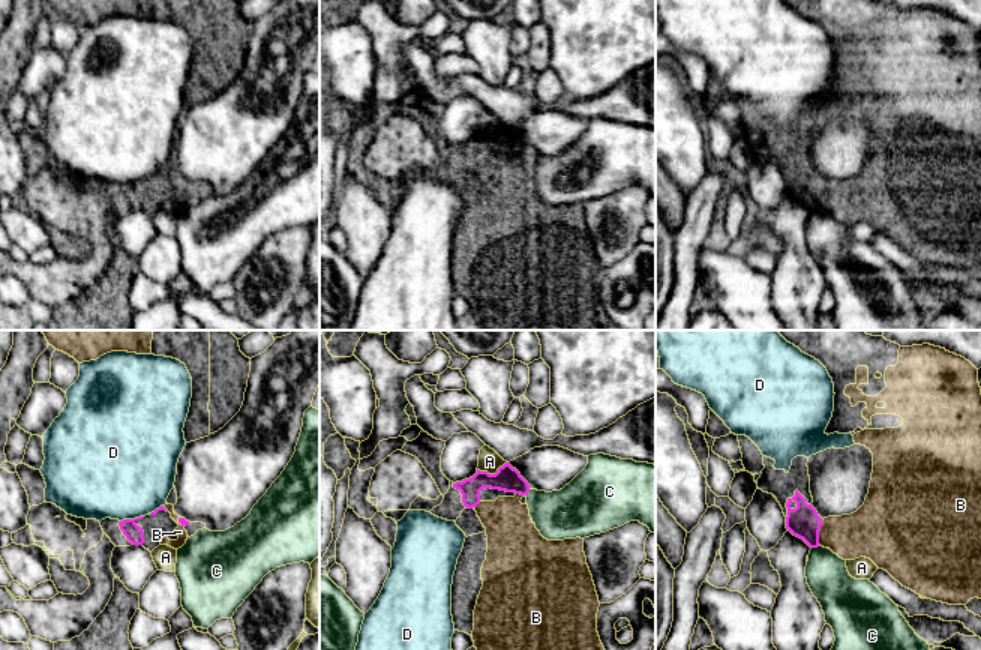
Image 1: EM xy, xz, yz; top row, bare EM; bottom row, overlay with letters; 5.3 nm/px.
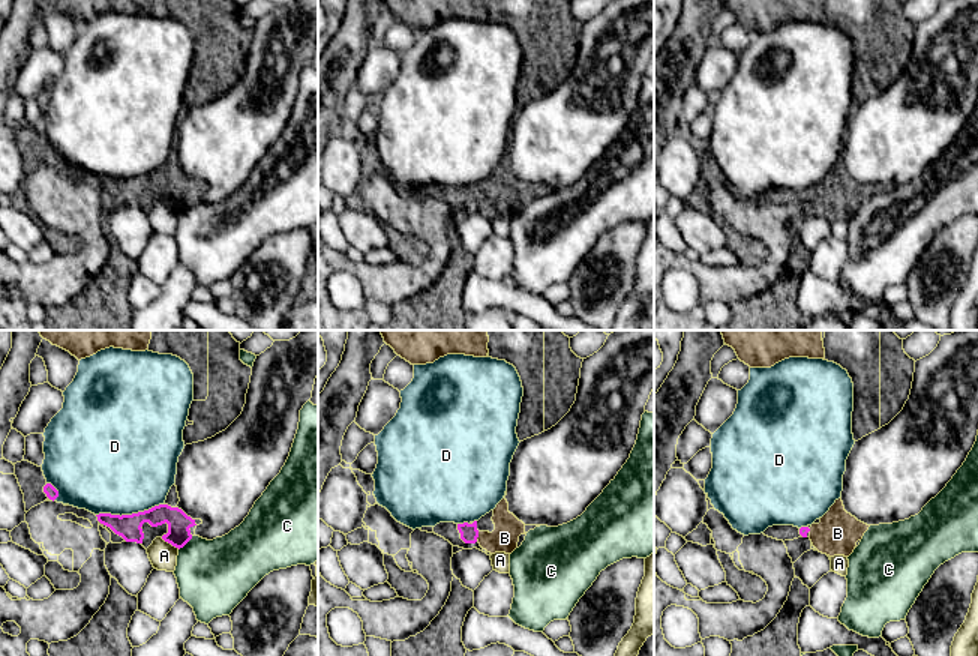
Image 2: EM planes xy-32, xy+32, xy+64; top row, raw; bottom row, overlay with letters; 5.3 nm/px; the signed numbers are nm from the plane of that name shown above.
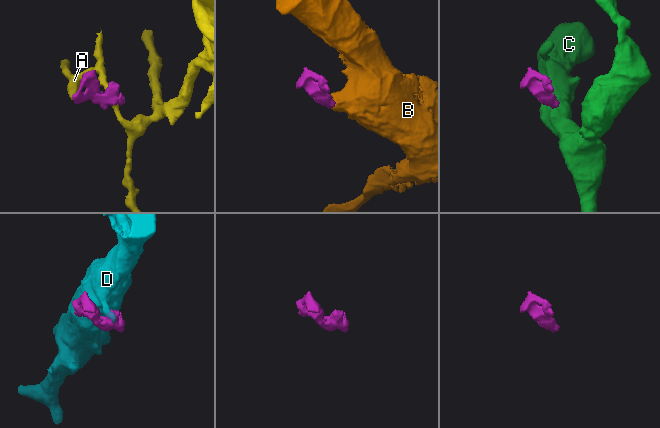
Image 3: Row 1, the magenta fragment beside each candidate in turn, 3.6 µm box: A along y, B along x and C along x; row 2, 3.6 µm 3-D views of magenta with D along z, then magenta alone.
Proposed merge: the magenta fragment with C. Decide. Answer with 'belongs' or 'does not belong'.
does not belong

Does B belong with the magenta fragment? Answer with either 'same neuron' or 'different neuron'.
same neuron

